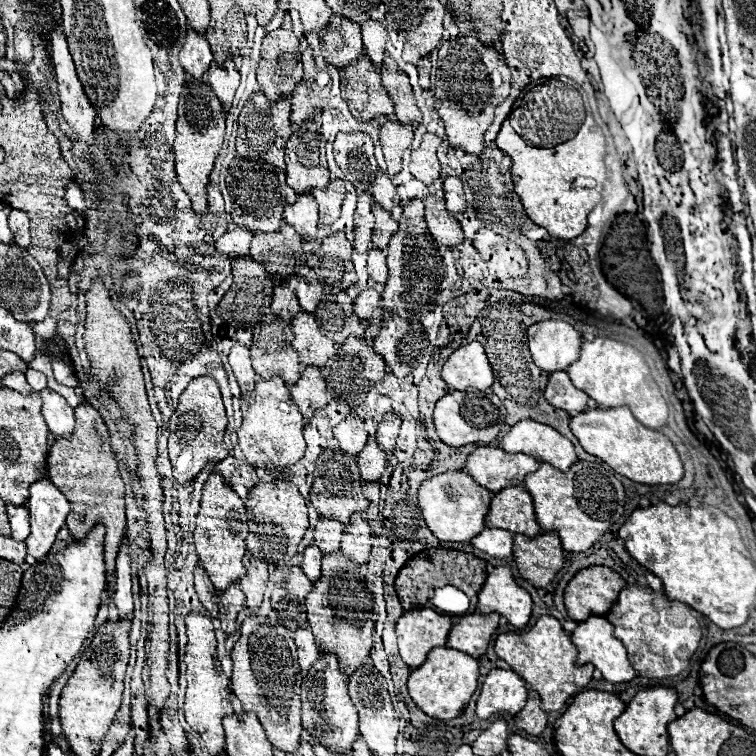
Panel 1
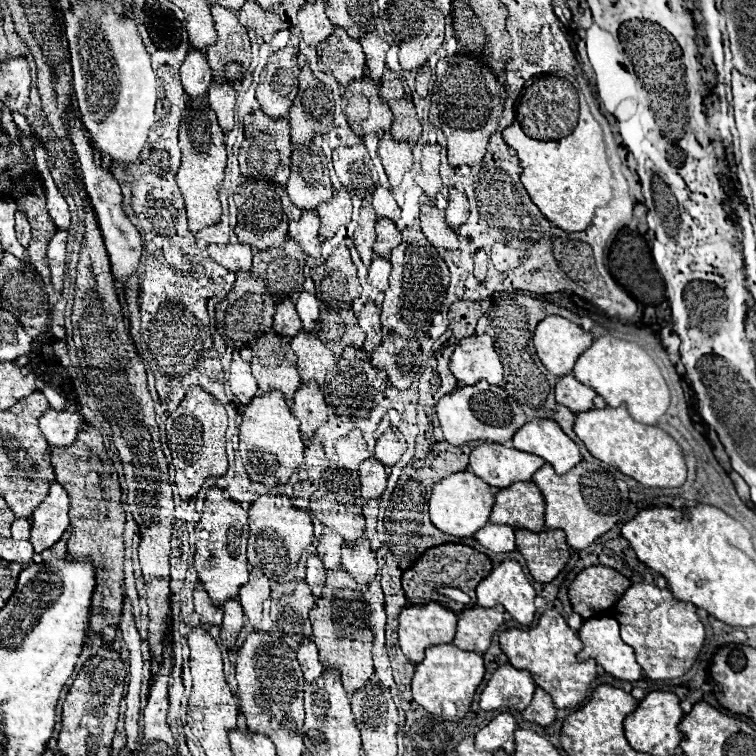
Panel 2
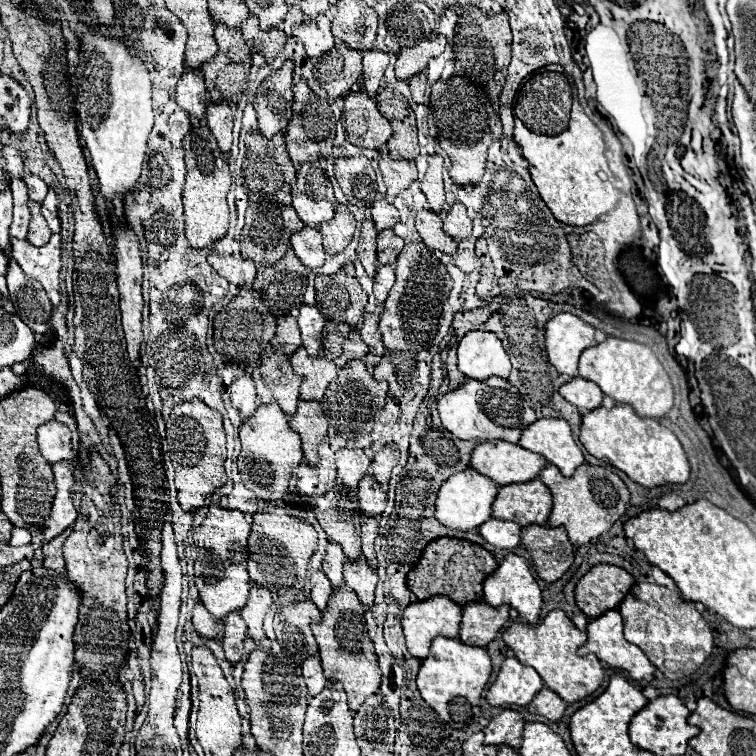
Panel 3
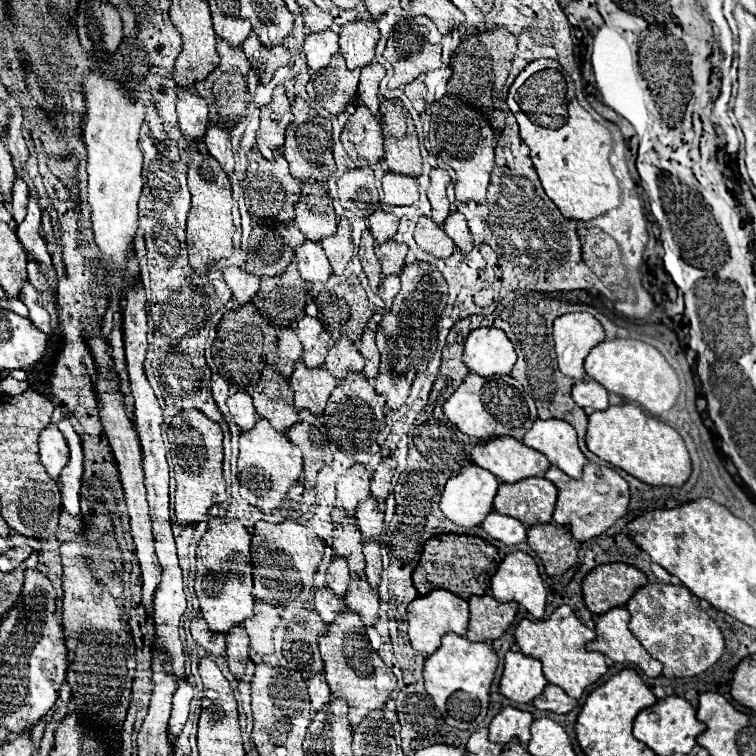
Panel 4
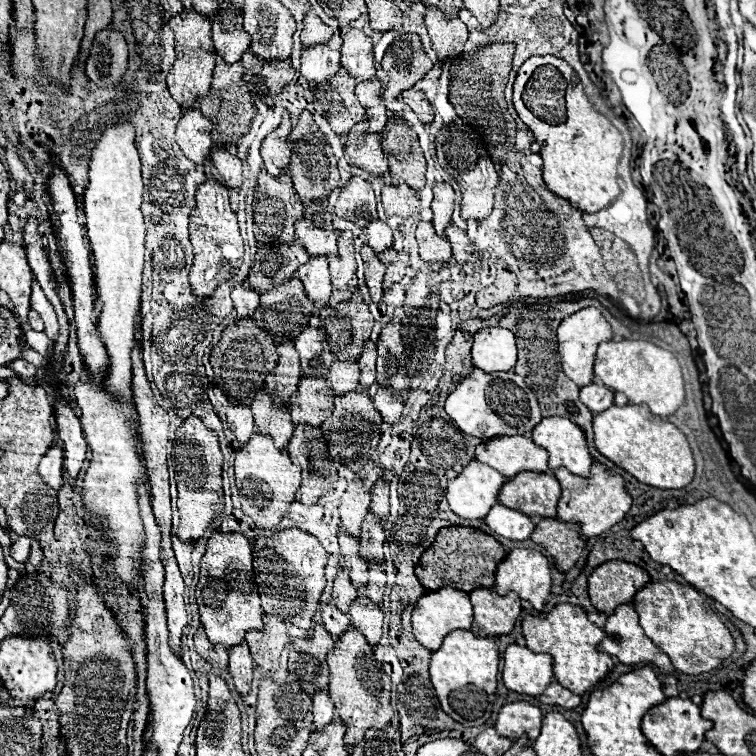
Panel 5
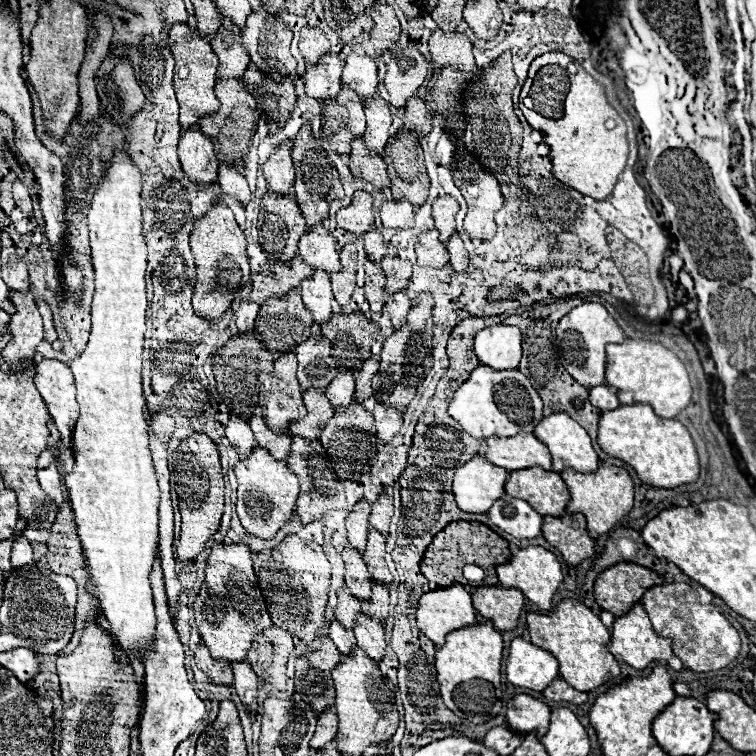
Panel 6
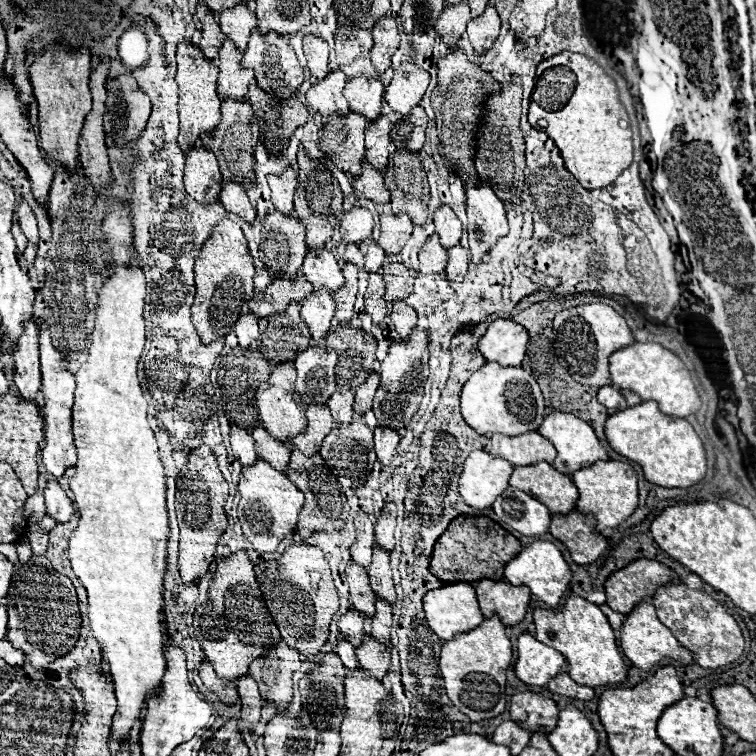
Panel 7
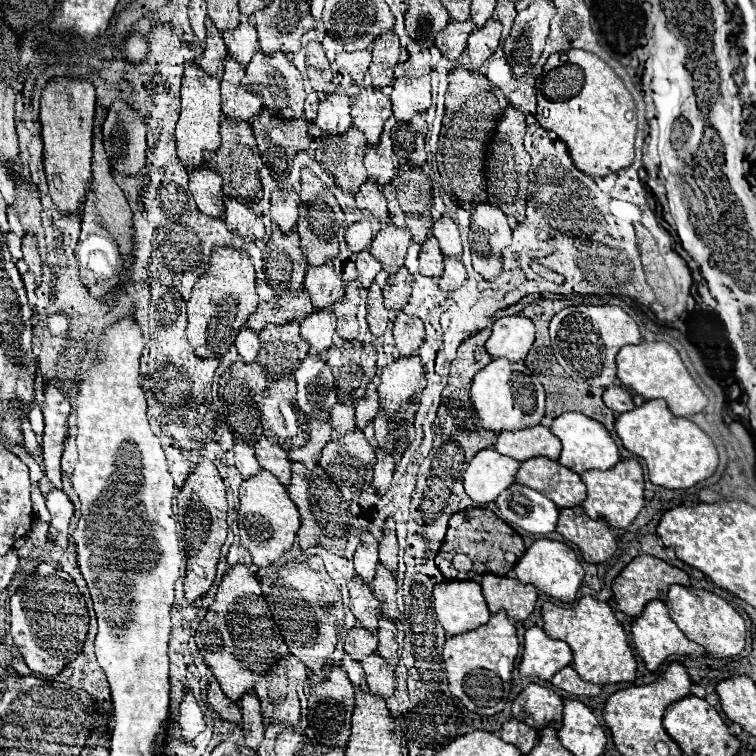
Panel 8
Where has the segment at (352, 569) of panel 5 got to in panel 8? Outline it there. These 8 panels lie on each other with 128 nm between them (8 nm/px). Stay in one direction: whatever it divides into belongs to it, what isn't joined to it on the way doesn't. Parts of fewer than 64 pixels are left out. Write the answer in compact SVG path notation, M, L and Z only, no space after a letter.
M352 580L348 582L348 590L350 590L350 608L358 624L362 628L368 628L368 632L376 634L382 612L380 612L380 602L372 594L370 586L364 584L362 580Z

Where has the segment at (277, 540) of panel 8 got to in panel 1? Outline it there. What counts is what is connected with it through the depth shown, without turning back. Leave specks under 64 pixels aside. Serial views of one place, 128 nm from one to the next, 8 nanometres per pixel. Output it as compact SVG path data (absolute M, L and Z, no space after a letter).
M274 376L272 380L260 380L252 392L244 392L240 396L240 410L242 426L238 428L238 446L242 448L250 466L264 468L274 464L276 468L284 470L288 466L294 466L304 456L304 420L298 406L290 398L288 386L278 376Z

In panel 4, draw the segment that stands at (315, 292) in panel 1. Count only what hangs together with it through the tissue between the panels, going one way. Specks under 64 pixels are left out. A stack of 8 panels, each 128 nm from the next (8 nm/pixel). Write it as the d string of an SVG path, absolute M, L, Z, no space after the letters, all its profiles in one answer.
M304 316L300 322L298 322L298 328L296 328L296 334L304 346L304 364L308 370L314 370L314 368L320 368L326 360L326 352L328 352L328 342L330 342L330 336L324 332L320 320L316 318L310 318L310 316Z

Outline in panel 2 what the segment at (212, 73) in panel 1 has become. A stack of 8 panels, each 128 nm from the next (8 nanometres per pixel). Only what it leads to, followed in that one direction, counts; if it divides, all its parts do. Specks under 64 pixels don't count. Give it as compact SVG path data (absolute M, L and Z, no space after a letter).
M212 84L208 90L208 104L216 112L220 128L228 134L234 128L234 102L236 92L230 84Z

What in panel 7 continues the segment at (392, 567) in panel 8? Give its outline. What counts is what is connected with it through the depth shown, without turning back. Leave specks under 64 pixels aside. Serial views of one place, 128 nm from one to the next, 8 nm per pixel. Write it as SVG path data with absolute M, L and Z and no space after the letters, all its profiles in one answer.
M384 508L380 520L376 522L376 542L380 544L380 548L384 548L386 552L392 552L396 546L394 540L394 528L396 528L396 520L394 520L394 510Z

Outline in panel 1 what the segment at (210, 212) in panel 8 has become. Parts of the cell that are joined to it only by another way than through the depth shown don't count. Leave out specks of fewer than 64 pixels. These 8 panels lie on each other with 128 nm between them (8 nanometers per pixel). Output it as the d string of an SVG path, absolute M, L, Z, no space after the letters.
M188 28L188 36L180 50L180 66L184 68L186 74L198 80L208 72L210 64L212 64L212 54L206 38Z

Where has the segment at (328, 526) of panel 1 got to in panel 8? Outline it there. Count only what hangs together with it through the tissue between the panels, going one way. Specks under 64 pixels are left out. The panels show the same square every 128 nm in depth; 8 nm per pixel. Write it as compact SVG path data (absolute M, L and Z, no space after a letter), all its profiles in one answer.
M360 626L352 628L350 634L346 636L344 650L348 656L354 656L354 660L362 660L364 656L370 656L372 652L376 652L376 648L378 648L376 636Z

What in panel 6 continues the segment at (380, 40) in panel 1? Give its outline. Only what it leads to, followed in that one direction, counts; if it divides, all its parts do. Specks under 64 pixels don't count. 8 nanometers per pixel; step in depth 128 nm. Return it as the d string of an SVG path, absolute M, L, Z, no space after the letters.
M374 96L372 100L368 100L364 104L364 112L366 112L366 134L364 134L364 144L370 152L374 154L382 154L384 152L384 146L390 138L388 130L390 130L390 124L392 124L392 118L390 118L390 110L388 110L388 104Z

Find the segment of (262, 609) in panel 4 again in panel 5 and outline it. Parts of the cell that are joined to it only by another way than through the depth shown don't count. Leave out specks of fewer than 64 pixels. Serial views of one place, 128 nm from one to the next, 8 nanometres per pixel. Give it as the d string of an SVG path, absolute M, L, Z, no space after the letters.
M264 614L264 628L252 630L246 634L246 642L250 646L250 656L256 666L262 668L262 672L272 674L278 670L280 654L284 646L288 644L288 634L284 628L284 622L280 622L276 616Z

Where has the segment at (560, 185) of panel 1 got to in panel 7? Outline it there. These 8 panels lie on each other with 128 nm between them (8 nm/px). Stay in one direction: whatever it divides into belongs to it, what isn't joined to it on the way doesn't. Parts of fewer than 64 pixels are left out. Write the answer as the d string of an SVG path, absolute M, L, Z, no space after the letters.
M572 54L570 70L578 78L570 102L556 112L548 112L532 102L528 120L536 130L546 132L556 142L568 172L572 172L584 188L606 188L632 164L632 130L628 126L628 114L620 102L616 82L600 64L588 56Z

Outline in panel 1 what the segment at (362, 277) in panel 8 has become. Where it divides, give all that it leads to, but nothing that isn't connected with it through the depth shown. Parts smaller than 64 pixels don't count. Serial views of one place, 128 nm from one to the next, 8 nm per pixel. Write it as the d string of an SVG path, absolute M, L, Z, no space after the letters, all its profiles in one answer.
M378 172L376 180L374 180L374 190L372 190L372 196L376 200L376 204L380 204L384 210L392 210L396 206L400 206L400 198L396 194L396 188L392 186L390 178L382 172Z

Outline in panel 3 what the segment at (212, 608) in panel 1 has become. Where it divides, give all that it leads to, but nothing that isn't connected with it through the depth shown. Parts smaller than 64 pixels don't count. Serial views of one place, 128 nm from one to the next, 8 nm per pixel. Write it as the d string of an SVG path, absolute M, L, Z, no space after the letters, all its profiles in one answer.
M200 602L192 610L192 624L194 624L194 628L196 628L200 638L222 642L222 638L224 638L224 624L220 620L212 618L208 614L208 610L204 610L204 606Z

